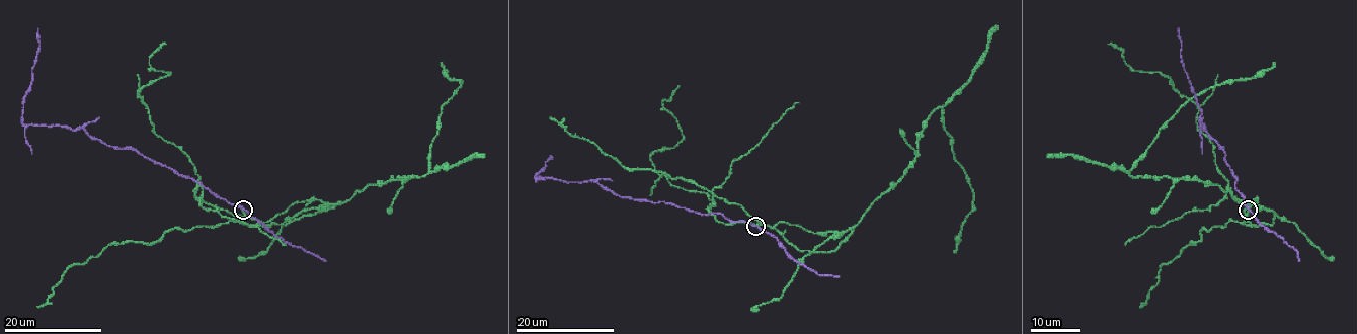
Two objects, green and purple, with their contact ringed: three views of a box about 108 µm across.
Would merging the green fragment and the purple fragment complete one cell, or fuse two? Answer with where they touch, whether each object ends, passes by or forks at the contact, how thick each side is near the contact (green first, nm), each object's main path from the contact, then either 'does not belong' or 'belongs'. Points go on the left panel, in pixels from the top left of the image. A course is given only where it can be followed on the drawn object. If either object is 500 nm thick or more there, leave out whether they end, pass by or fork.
(243, 210) | green ends | purple passes by | 240/280 nm | green via (243, 210), (268, 222), (296, 202), (338, 203), (369, 185), (422, 177), (441, 108), (460, 86), (441, 62) | purple via (243, 210), (190, 178), (135, 150), (108, 146), (82, 128), (24, 124), (22, 109), (37, 28) | does not belong

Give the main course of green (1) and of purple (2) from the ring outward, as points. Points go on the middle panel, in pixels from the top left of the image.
1: (755, 226), (851, 230), (914, 161), (916, 135), (941, 107), (954, 158), (973, 191), (954, 253)
2: (755, 226), (716, 213), (699, 214), (662, 201), (622, 197), (594, 180), (535, 178), (551, 155)

